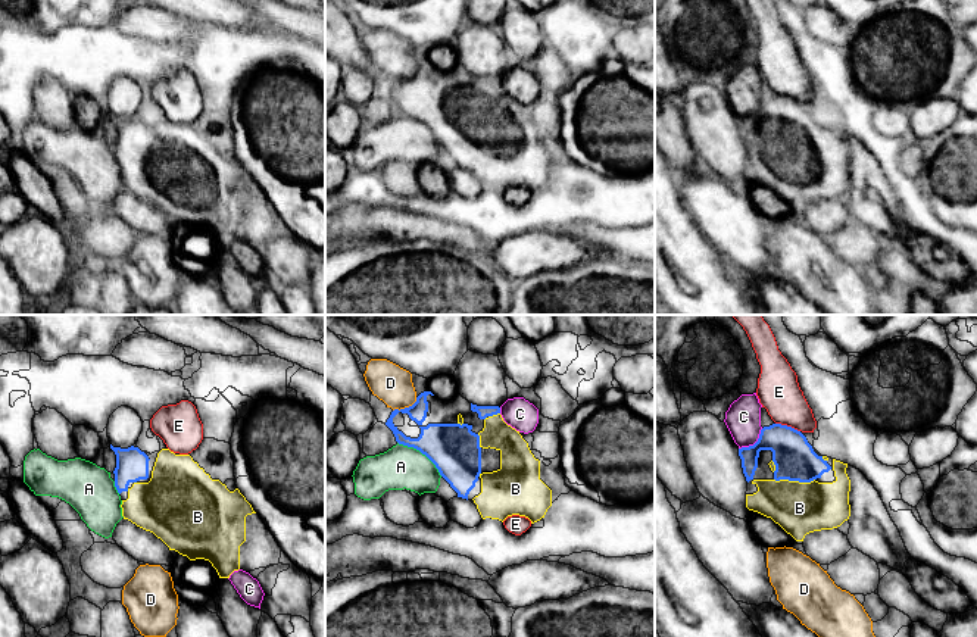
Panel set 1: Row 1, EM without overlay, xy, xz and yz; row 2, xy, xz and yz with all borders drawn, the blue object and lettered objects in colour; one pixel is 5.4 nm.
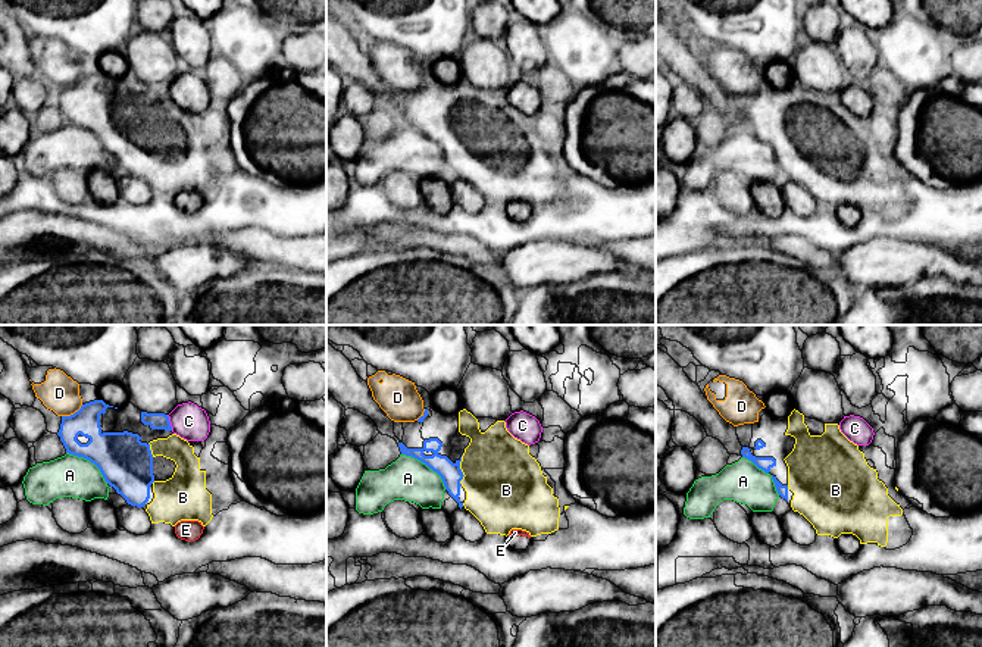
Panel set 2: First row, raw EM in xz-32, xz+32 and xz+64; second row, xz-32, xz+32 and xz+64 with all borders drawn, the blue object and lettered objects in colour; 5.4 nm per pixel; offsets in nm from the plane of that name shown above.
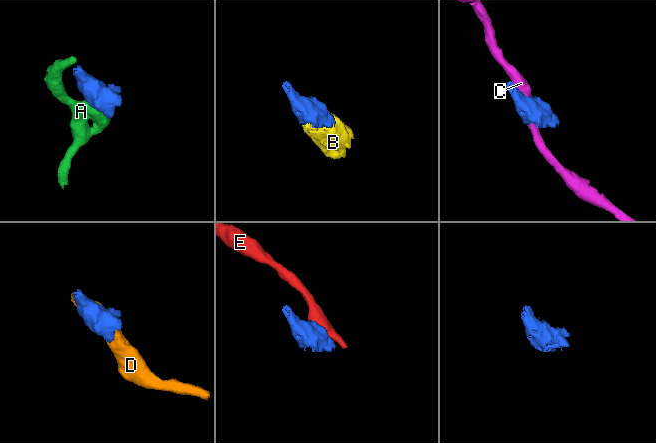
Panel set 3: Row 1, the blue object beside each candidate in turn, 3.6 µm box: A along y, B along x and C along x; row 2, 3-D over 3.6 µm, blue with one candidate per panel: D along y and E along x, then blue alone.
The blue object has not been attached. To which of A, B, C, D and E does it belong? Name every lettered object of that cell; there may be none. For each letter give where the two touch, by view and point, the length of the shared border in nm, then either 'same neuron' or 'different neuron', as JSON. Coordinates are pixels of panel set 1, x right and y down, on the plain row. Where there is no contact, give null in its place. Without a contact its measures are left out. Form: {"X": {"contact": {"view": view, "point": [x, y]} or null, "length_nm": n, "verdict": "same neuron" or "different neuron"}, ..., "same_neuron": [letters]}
{"A": {"contact": {"view": "xz", "point": [421, 122]}, "length_nm": 320, "verdict": "different neuron"}, "B": {"contact": {"view": "yz", "point": [795, 150]}, "length_nm": 220, "verdict": "same neuron"}, "C": {"contact": {"view": "yz", "point": [755, 114]}, "length_nm": 180, "verdict": "different neuron"}, "D": {"contact": {"view": "xz", "point": [405, 78]}, "length_nm": 150, "verdict": "different neuron"}, "E": {"contact": {"view": "yz", "point": [786, 96]}, "length_nm": 140, "verdict": "different neuron"}, "same_neuron": ["B"]}

